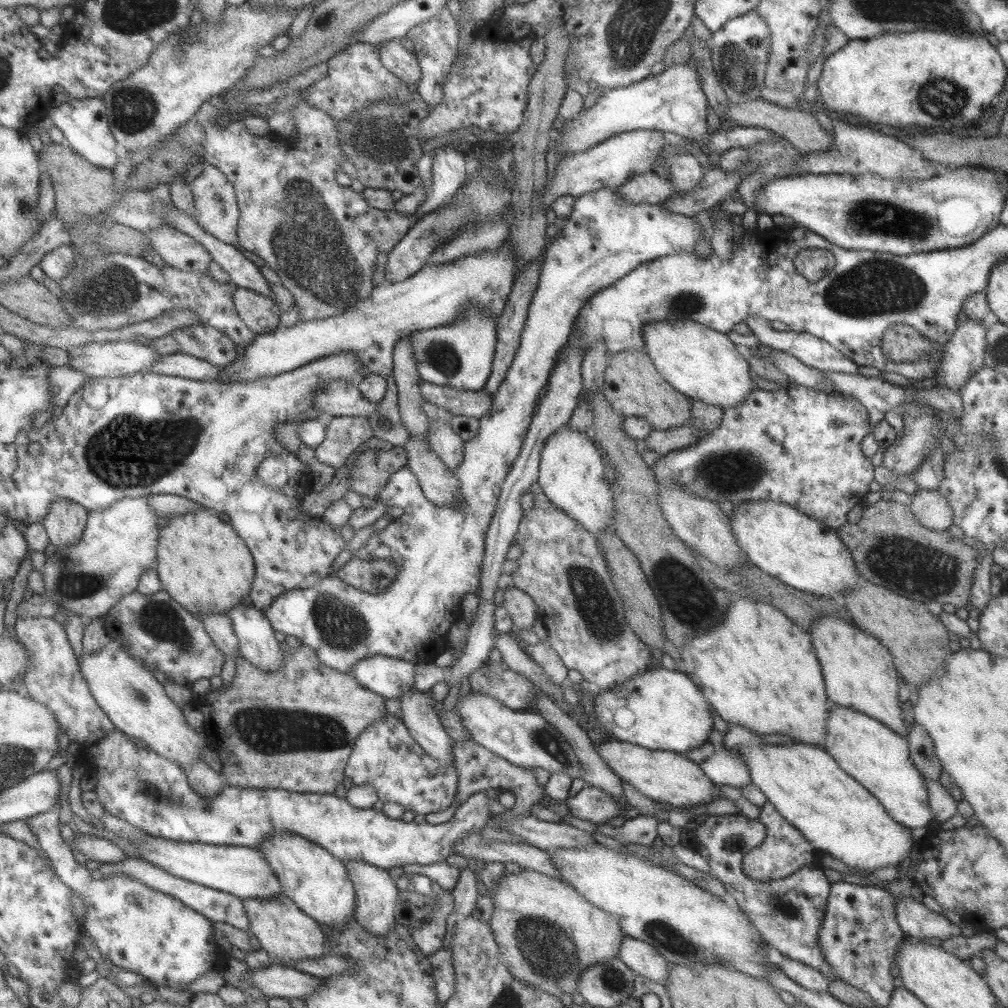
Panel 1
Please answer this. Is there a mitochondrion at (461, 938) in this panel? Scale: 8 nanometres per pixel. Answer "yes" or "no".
no

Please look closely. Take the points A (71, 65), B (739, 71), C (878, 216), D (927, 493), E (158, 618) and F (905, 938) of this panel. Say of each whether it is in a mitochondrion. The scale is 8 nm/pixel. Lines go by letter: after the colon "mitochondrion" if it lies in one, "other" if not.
A: other
B: mitochondrion
C: mitochondrion
D: other
E: mitochondrion
F: other

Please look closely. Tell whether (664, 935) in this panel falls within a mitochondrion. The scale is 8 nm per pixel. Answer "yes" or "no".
yes

